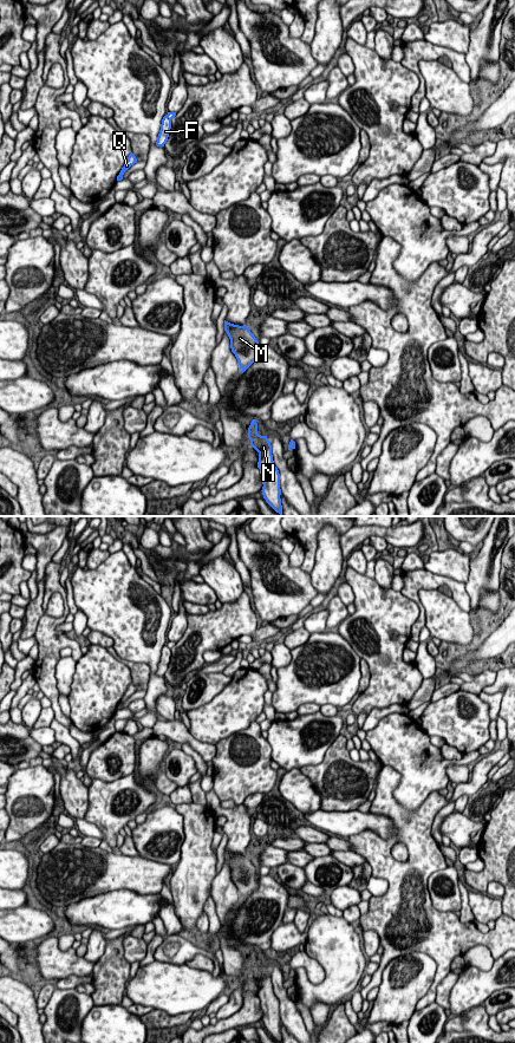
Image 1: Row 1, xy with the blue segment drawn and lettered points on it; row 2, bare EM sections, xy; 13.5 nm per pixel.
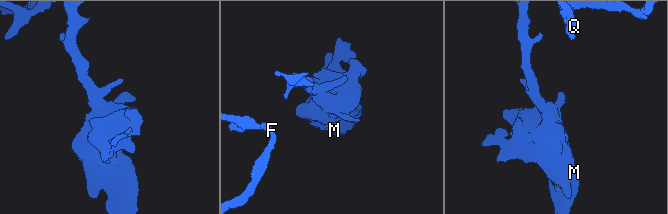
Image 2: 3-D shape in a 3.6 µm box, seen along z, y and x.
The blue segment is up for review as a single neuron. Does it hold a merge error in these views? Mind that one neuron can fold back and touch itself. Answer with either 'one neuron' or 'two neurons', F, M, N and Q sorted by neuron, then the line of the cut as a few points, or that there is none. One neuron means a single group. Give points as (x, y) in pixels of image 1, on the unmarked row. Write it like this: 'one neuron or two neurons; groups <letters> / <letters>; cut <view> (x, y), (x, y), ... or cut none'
two neurons; groups F Q / M N; cut xy (165, 645), (170, 650)

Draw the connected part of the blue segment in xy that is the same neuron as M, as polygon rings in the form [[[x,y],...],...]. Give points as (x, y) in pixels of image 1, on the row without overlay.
[[[224,849],[224,860],[243,902],[259,886],[259,871],[246,854],[239,855]]]

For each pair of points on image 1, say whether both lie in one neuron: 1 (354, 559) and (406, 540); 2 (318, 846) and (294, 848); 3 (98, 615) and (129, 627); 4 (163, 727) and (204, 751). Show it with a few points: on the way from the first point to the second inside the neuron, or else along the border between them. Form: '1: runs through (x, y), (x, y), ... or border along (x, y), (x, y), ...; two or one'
1: border along (352, 552), (346, 558); two
2: runs through (312, 851), (300, 851); one
3: runs through (105, 615), (117, 615), (122, 620); one
4: runs through (174, 730), (194, 743); one

